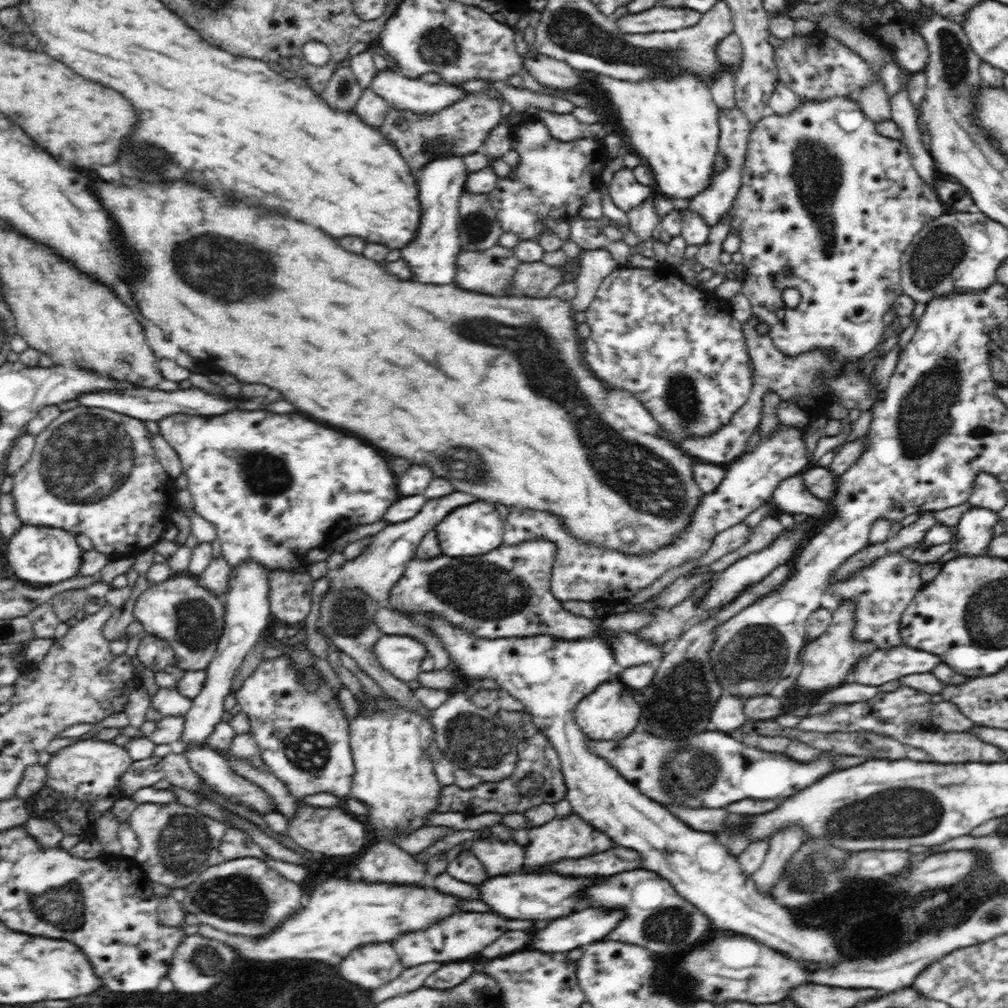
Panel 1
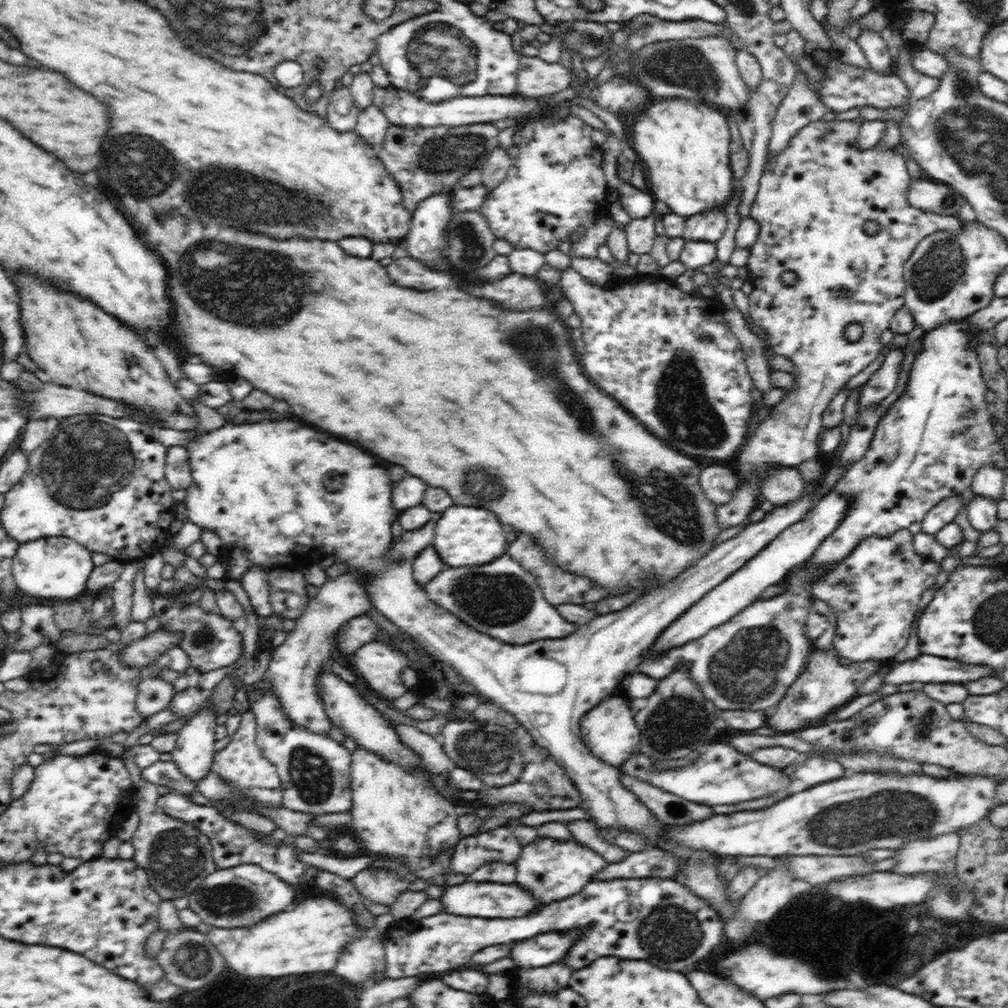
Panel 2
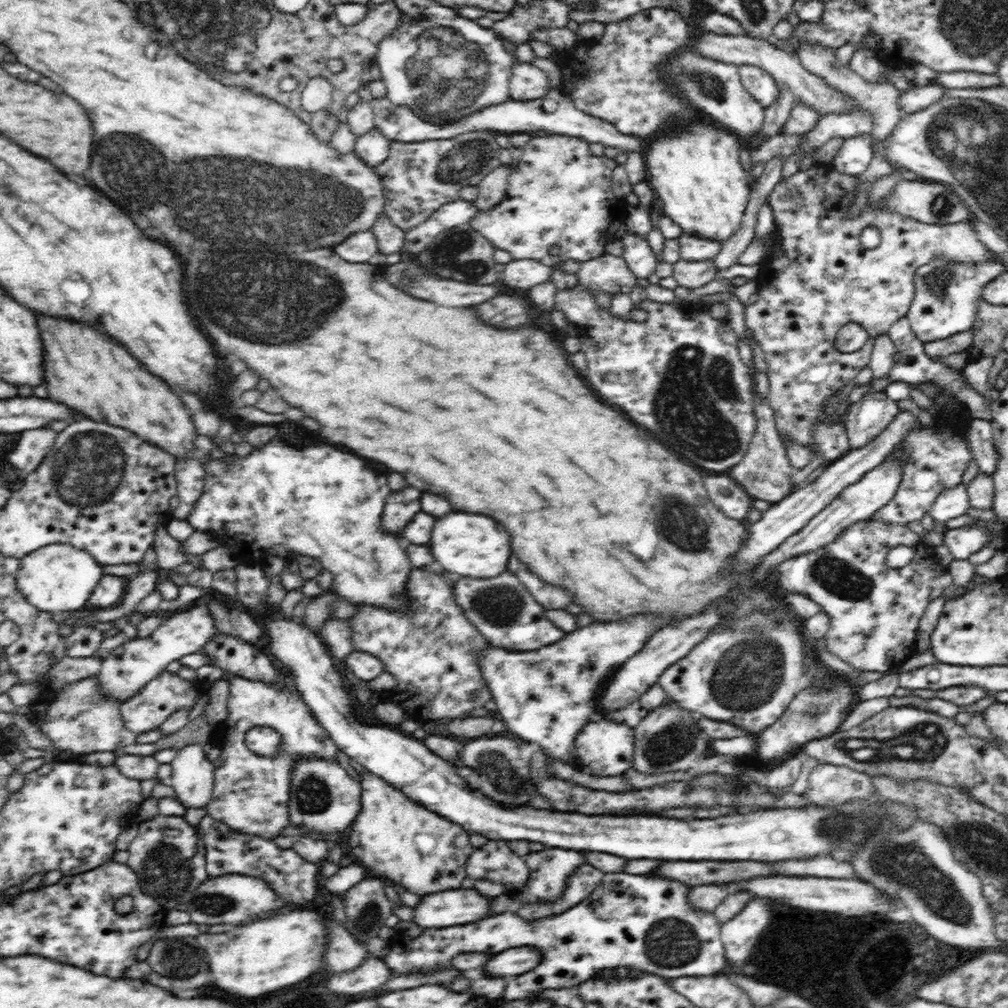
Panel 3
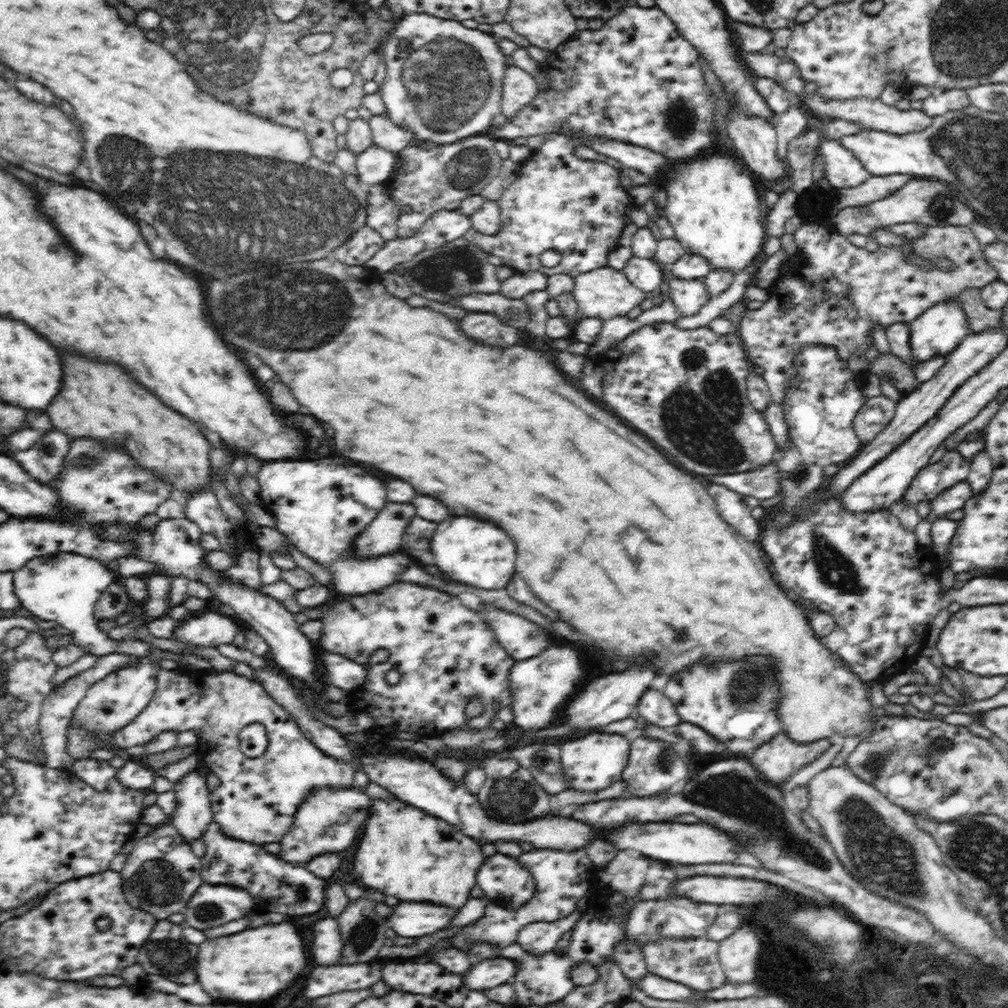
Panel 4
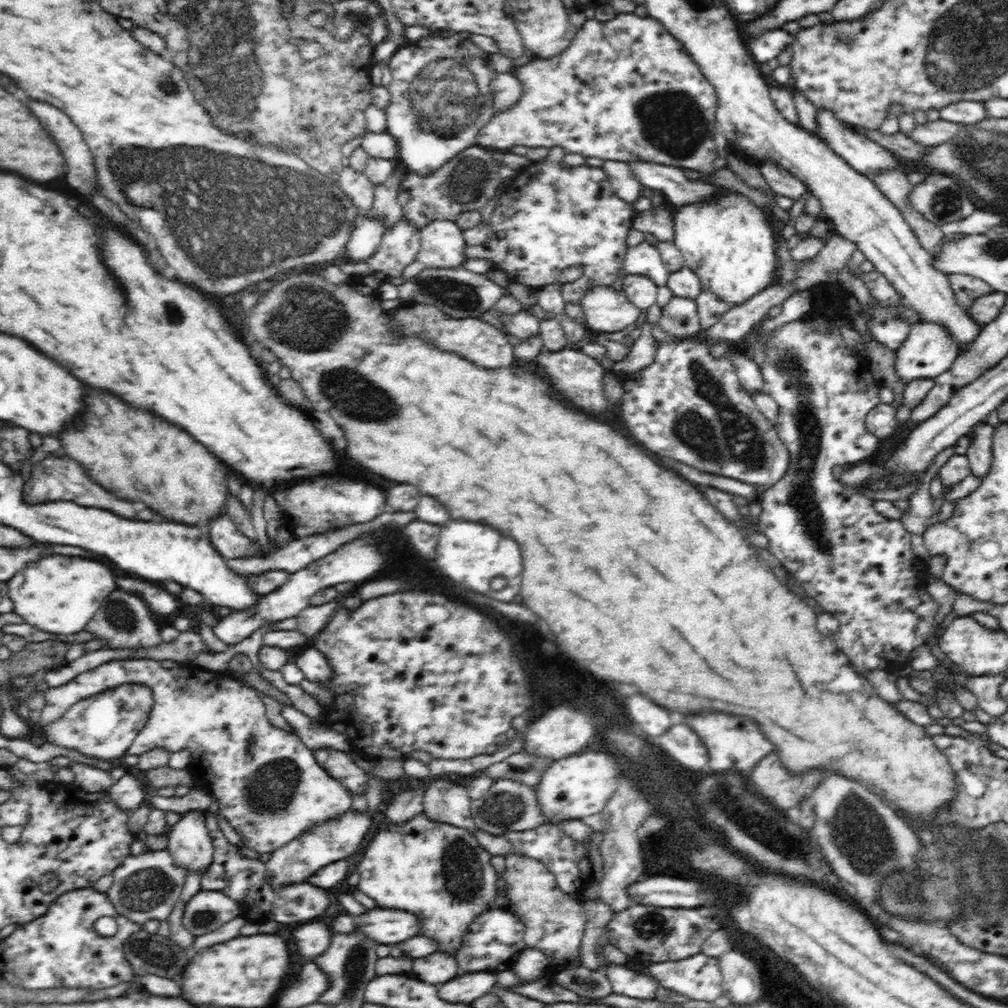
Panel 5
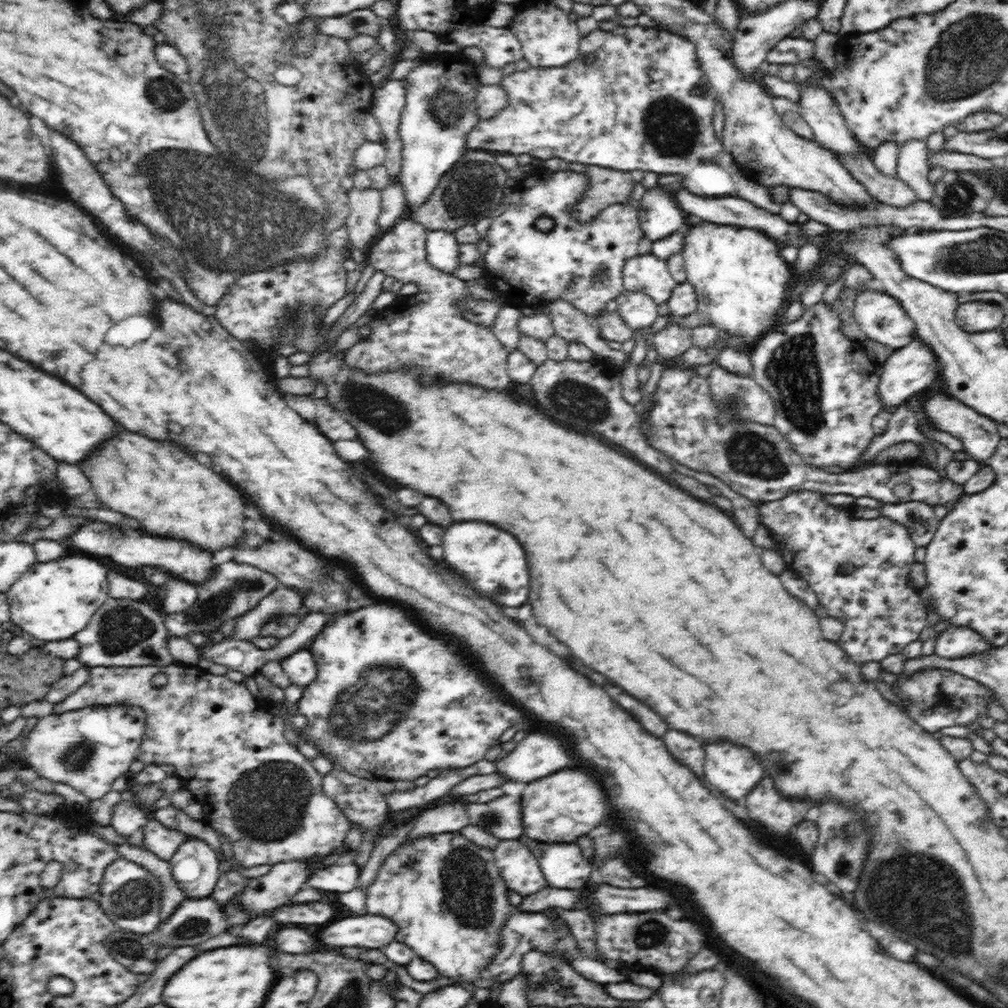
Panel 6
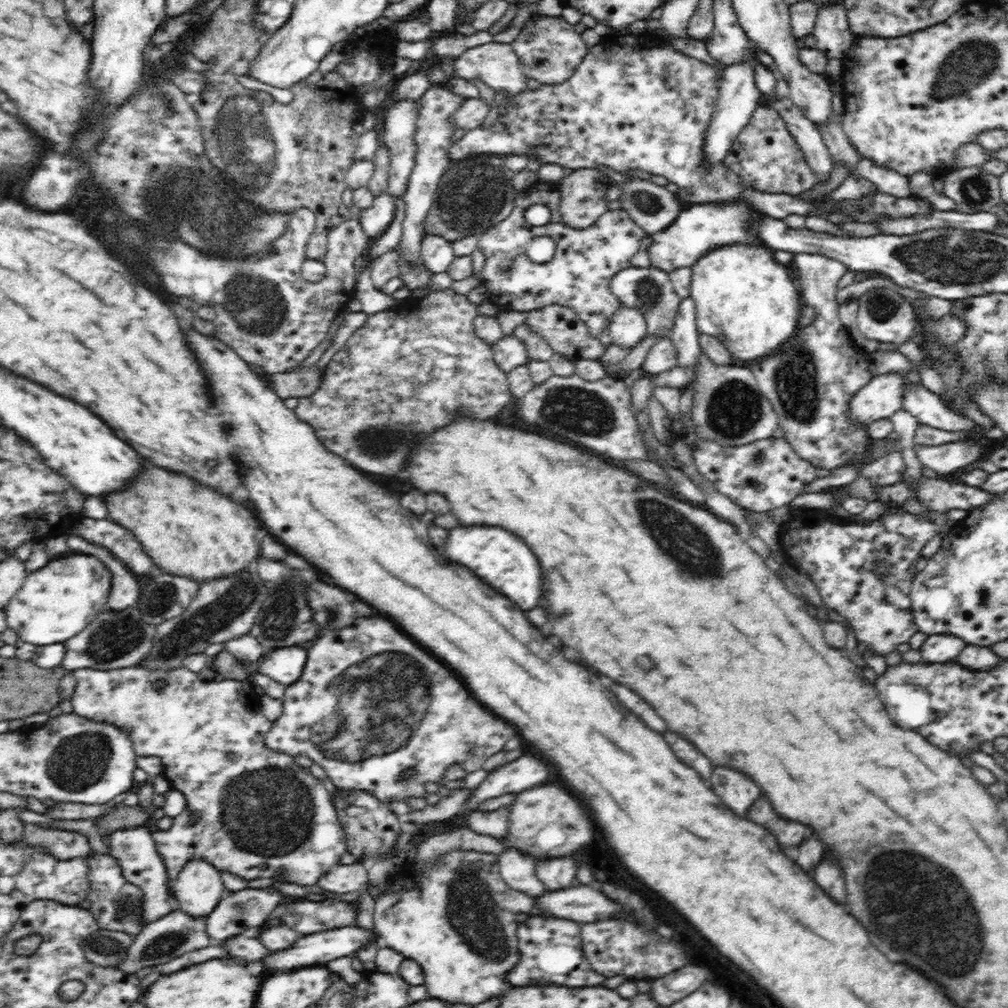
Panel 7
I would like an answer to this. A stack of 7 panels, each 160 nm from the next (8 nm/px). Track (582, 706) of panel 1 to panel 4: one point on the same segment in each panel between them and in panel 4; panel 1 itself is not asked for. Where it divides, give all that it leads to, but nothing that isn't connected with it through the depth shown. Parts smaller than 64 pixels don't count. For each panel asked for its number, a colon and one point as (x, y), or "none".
2: (609, 730)
3: (604, 748)
4: (593, 763)

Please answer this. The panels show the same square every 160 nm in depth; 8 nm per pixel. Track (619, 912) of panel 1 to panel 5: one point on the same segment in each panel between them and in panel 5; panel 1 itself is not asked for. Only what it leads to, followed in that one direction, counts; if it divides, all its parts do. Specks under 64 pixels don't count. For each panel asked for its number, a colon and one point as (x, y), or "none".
2: (539, 951)
3: (515, 961)
4: (484, 975)
5: (466, 989)

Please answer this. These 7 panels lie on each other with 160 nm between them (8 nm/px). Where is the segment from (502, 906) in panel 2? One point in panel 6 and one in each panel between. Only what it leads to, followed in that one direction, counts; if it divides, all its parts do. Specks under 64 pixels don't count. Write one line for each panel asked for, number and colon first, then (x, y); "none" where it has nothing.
3: (445, 908)
4: (408, 919)
5: (387, 926)
6: (367, 931)

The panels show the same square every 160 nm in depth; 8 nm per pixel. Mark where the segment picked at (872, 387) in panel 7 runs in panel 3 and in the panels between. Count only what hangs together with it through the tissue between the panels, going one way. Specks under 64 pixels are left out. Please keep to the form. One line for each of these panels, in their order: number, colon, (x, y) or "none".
3: (946, 295)
4: (940, 329)
5: (929, 349)
6: (912, 369)

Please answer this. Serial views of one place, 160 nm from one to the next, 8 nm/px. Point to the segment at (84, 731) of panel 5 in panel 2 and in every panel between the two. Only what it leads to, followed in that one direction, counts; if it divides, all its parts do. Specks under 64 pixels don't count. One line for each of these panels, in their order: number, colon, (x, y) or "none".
2: (143, 652)
3: (131, 666)
4: (111, 703)

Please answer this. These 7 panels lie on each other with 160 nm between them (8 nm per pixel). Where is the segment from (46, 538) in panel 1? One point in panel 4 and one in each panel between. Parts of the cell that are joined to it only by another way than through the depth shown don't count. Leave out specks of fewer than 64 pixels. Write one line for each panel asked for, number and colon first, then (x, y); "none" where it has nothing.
2: (57, 568)
3: (58, 577)
4: (64, 588)

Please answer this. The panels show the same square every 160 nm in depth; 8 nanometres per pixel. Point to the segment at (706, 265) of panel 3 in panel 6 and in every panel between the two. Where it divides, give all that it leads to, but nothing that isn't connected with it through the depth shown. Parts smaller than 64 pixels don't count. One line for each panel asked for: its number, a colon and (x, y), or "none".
4: (689, 296)
5: (679, 318)
6: (674, 340)

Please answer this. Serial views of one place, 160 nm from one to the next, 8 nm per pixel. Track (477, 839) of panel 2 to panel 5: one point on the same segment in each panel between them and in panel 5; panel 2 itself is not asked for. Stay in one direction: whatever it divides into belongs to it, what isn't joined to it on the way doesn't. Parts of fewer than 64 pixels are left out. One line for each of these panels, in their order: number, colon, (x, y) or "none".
3: (494, 861)
4: (503, 879)
5: (554, 923)

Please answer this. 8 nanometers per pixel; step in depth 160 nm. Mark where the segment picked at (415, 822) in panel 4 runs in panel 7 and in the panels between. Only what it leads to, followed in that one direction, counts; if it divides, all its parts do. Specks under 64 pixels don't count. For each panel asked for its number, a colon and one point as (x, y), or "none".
5: (440, 873)
6: (446, 896)
7: (456, 918)

